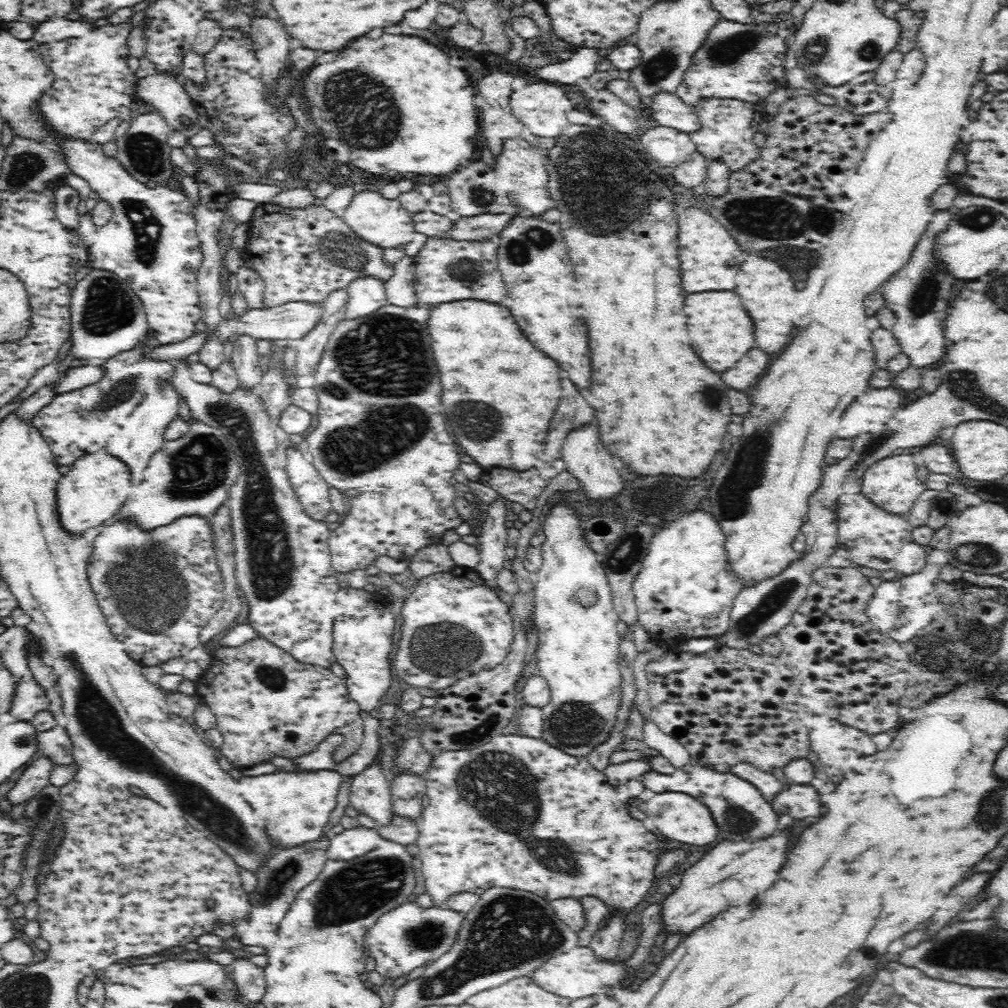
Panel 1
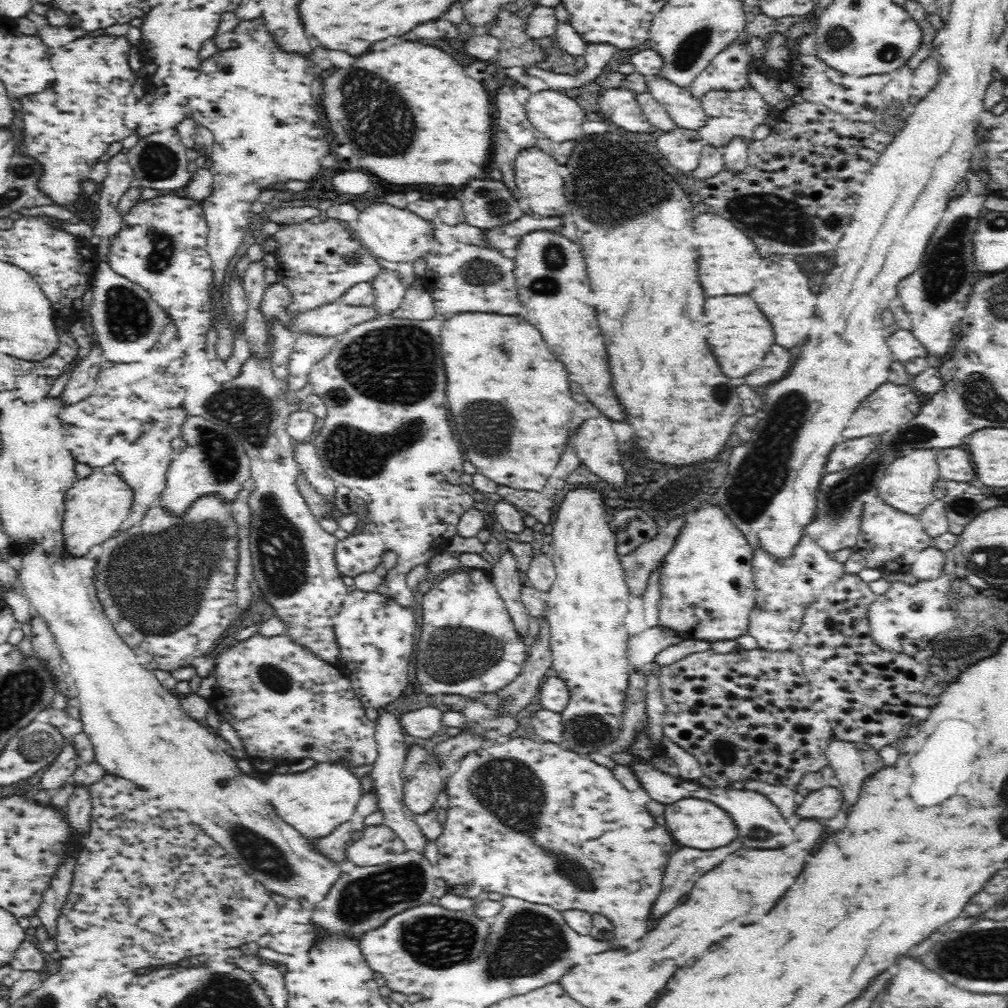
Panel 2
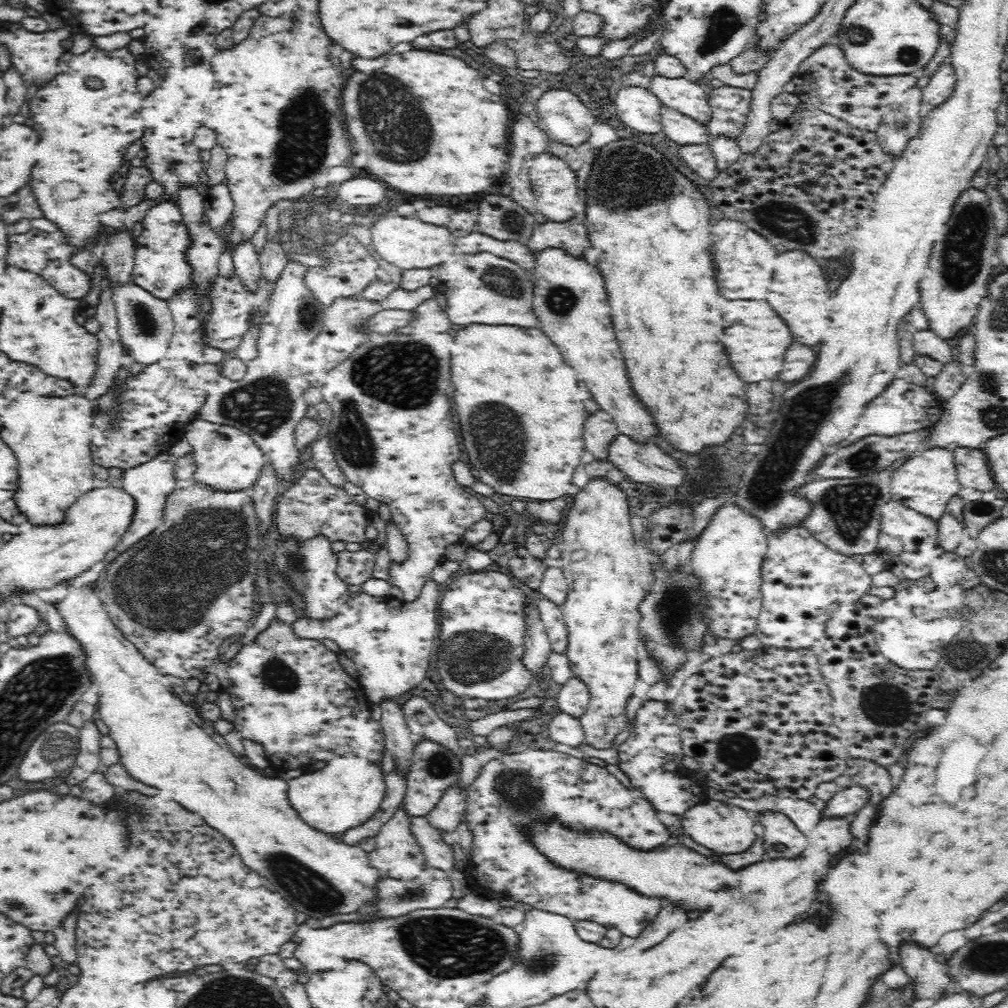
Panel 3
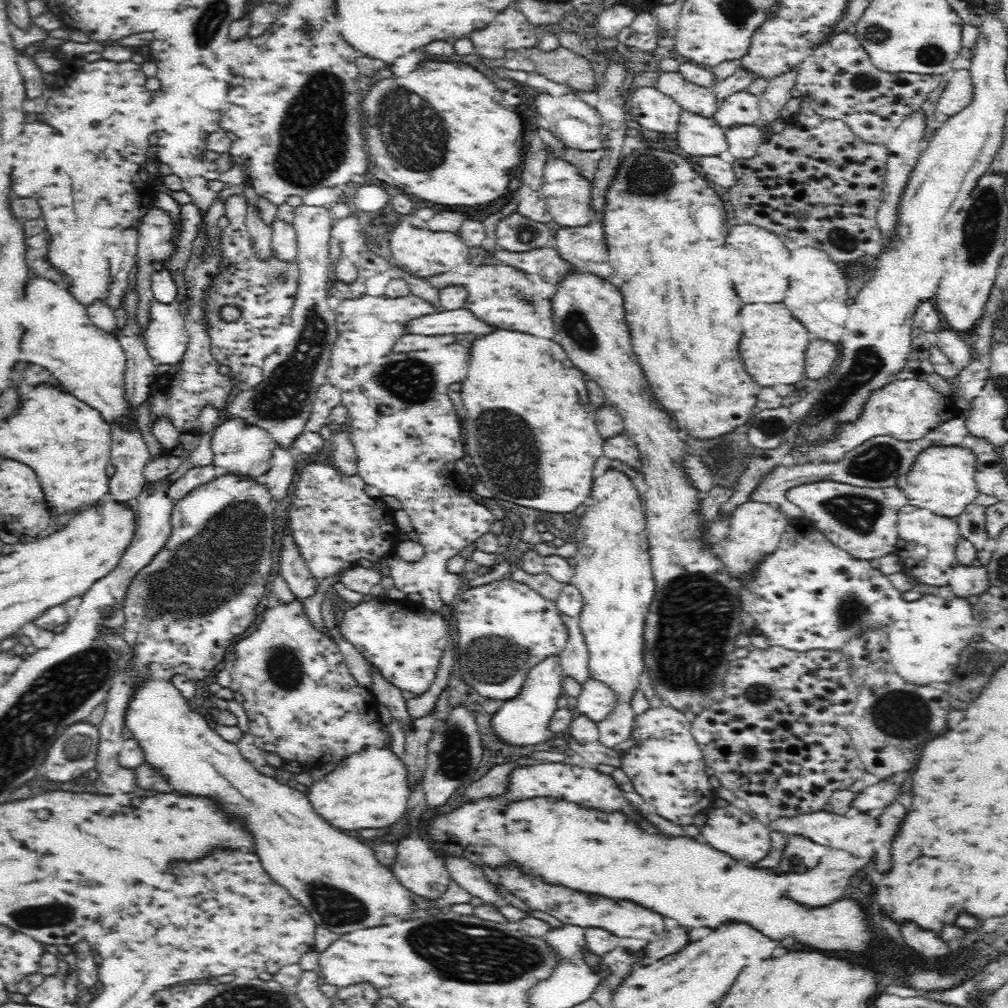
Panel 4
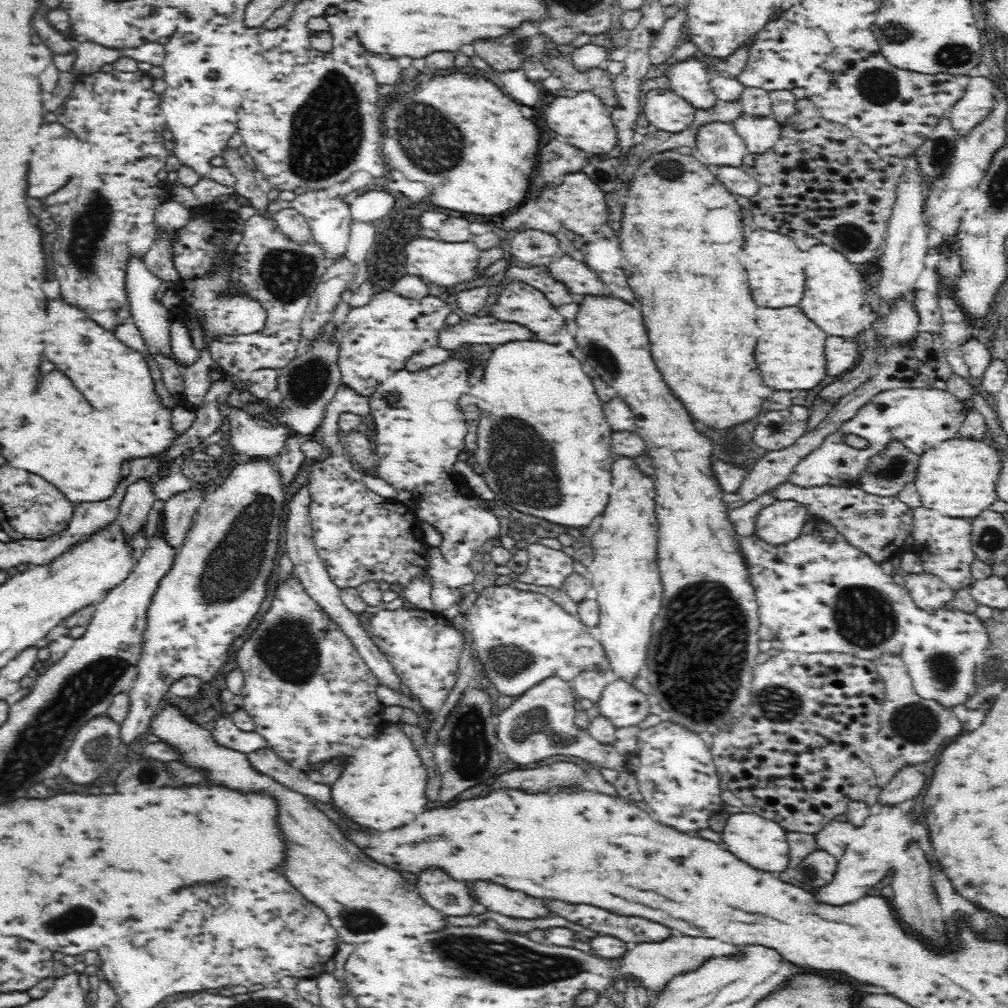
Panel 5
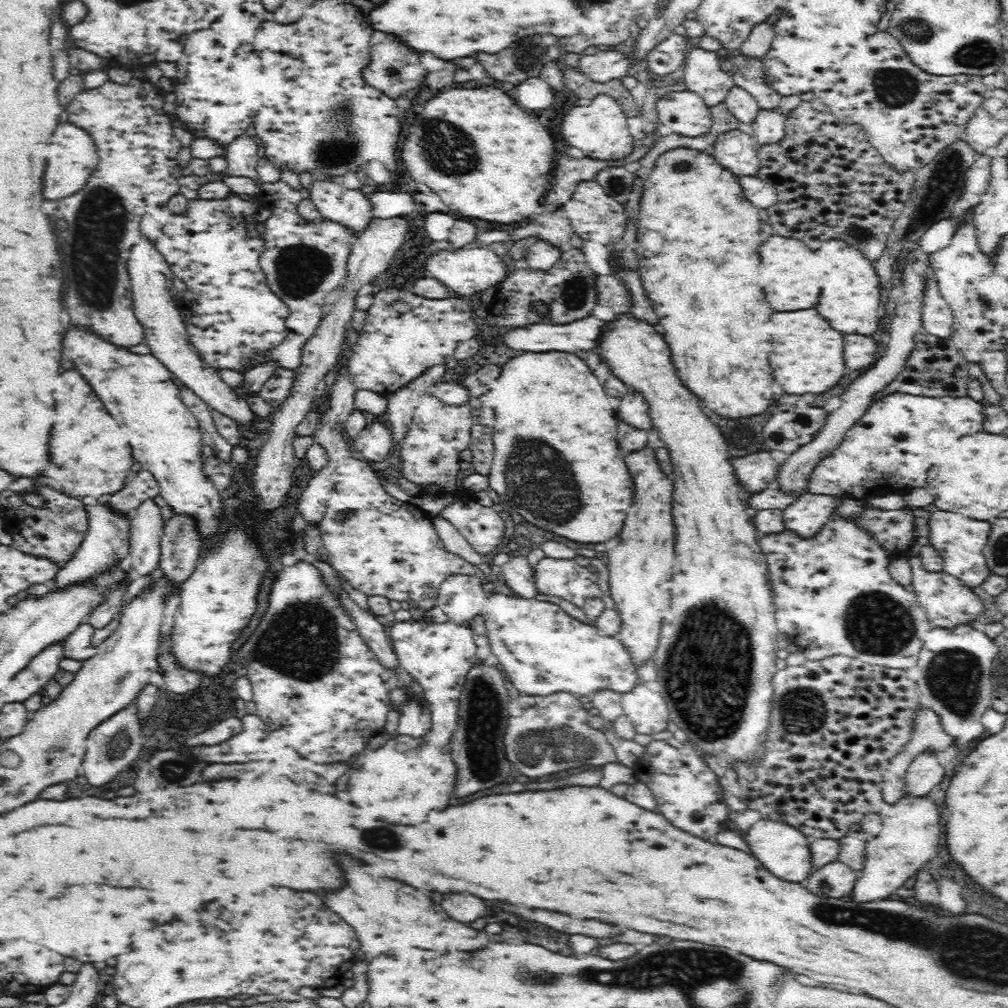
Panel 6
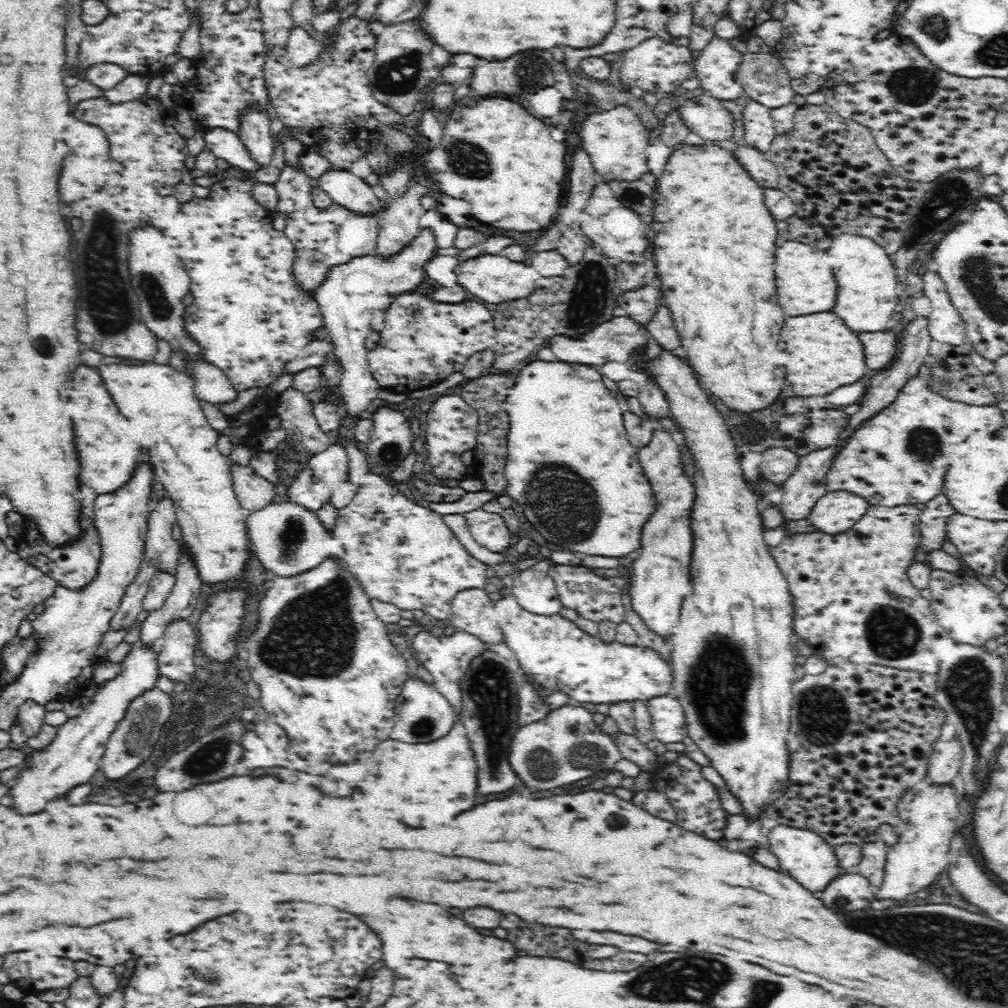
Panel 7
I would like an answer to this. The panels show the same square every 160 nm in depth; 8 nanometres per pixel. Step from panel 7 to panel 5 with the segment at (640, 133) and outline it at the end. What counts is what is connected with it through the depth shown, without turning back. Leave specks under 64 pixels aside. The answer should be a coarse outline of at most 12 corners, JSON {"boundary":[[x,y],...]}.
{"boundary":[[591,92],[544,100],[544,122],[566,142],[608,154],[609,107]]}

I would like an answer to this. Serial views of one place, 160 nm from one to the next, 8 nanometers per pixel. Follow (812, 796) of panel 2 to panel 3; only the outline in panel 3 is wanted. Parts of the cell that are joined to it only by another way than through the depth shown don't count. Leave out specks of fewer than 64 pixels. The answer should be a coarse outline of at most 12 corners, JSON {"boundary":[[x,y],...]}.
{"boundary":[[859,786],[840,788],[819,806],[824,817],[849,818],[866,802]]}

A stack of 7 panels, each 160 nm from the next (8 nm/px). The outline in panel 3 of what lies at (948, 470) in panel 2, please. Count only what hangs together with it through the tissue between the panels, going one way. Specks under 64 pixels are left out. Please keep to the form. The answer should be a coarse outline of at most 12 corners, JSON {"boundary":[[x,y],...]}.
{"boundary":[[951,448],[960,486],[995,489],[982,450]]}

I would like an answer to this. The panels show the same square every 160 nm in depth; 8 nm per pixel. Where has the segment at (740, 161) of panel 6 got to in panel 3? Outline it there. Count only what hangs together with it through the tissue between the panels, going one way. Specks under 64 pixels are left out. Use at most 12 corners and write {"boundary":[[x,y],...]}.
{"boundary":[[666,105],[661,130],[679,145],[706,143],[705,125]]}

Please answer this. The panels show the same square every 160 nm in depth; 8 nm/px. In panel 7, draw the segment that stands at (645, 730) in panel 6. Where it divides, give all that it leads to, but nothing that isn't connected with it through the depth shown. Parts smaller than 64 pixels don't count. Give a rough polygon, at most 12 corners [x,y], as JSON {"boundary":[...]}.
{"boundary":[[670,694],[644,701],[653,738],[682,742],[682,707]]}

